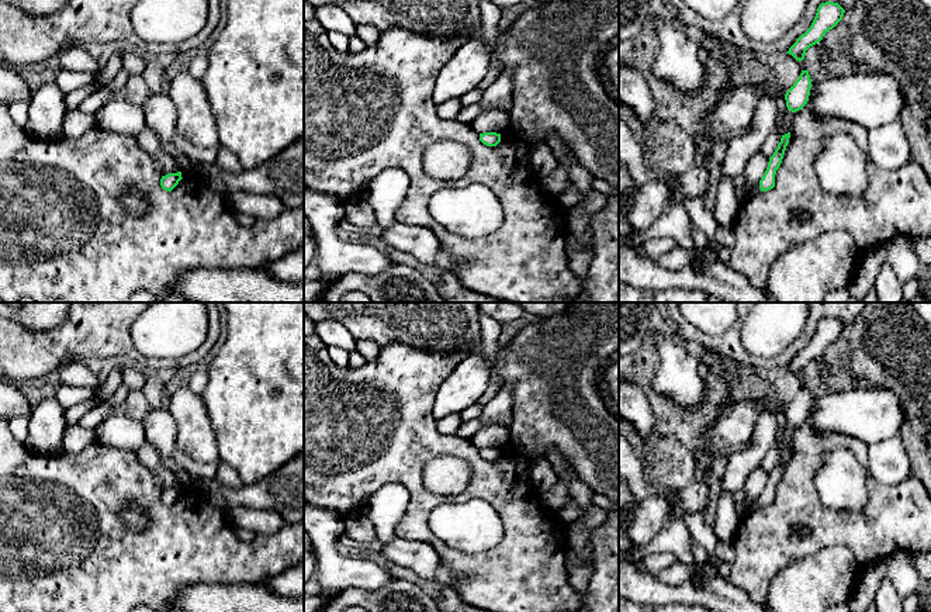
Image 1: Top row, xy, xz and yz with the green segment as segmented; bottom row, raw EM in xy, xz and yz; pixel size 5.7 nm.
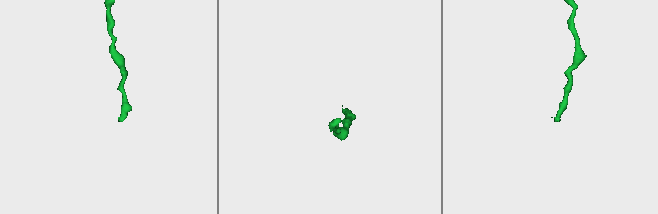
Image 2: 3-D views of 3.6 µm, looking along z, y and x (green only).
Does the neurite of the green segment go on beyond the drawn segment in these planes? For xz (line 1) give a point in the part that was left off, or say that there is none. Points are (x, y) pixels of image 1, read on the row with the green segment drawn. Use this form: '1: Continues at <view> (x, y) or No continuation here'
1: No continuation here

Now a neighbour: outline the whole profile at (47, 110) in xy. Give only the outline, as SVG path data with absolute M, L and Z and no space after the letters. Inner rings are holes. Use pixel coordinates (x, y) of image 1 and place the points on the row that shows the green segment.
M46 83L31 93L25 131L42 141L63 136L62 124L68 113L65 93L55 83Z

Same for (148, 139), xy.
M145 127L136 136L135 136L136 144L148 152L156 163L162 169L162 176L166 176L169 173L181 173L181 177L186 177L188 173L186 173L179 162L167 155L163 151L163 142L158 136L158 134L150 129L149 127Z

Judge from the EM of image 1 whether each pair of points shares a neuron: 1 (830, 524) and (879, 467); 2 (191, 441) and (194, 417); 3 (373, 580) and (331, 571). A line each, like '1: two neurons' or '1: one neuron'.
1: two neurons
2: one neuron
3: one neuron

